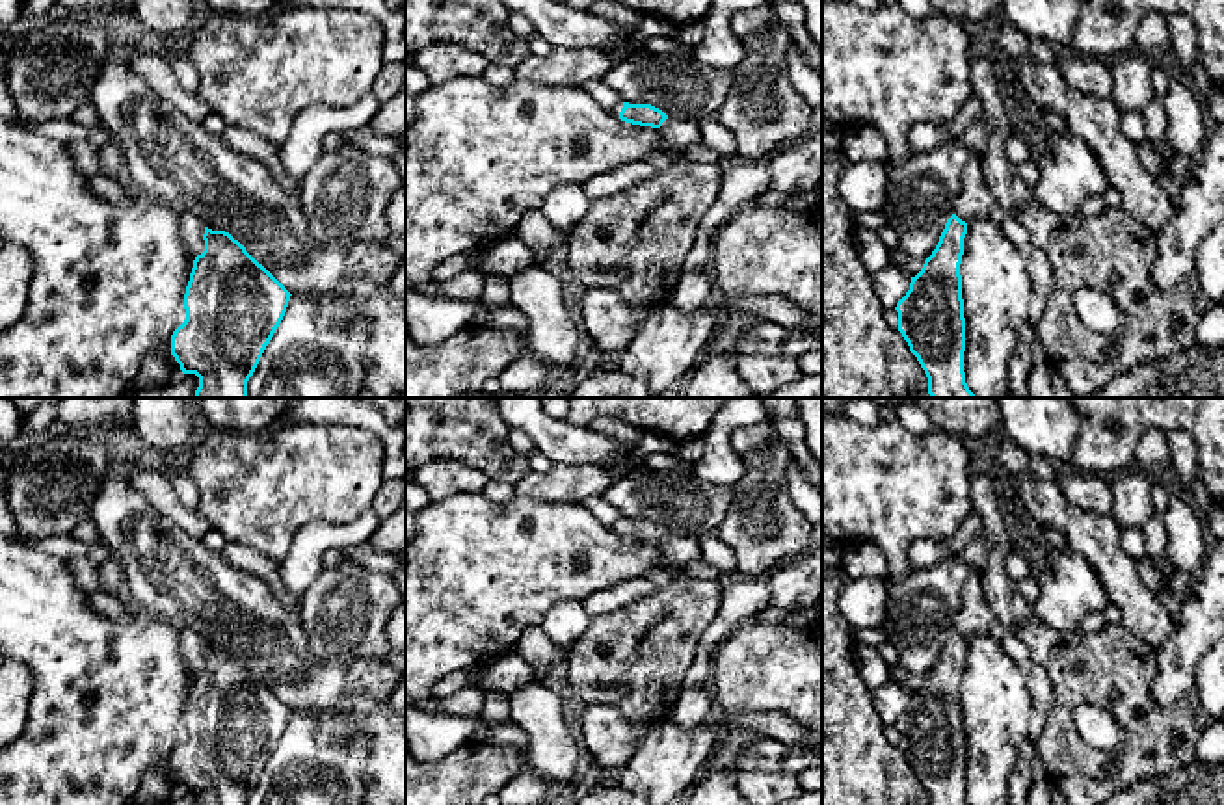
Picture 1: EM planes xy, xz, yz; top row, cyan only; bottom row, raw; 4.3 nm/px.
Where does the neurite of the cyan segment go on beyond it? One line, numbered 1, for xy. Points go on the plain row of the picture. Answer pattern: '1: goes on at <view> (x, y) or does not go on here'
1: does not go on here

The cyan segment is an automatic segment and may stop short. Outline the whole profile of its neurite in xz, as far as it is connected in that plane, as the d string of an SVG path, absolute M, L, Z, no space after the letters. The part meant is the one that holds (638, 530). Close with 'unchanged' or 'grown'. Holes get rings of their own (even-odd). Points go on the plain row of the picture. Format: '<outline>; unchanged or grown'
M619 519L612 530L625 539L657 545L664 565L677 571L701 558L698 537L683 537L673 532L668 534L651 521Z; grown

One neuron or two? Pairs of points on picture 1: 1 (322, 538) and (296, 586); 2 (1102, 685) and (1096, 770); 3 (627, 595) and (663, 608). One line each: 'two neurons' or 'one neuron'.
1: one neuron
2: one neuron
3: two neurons

